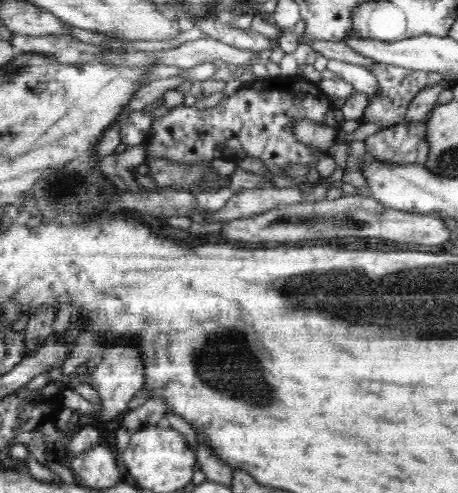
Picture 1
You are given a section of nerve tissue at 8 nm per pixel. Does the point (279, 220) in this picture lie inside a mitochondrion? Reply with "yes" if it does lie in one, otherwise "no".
yes

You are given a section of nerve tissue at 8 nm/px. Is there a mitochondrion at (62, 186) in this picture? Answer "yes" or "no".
yes

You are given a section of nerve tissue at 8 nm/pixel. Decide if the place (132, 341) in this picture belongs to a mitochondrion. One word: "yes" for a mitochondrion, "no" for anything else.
no

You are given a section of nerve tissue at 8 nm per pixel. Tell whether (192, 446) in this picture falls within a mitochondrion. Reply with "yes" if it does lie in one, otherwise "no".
no

